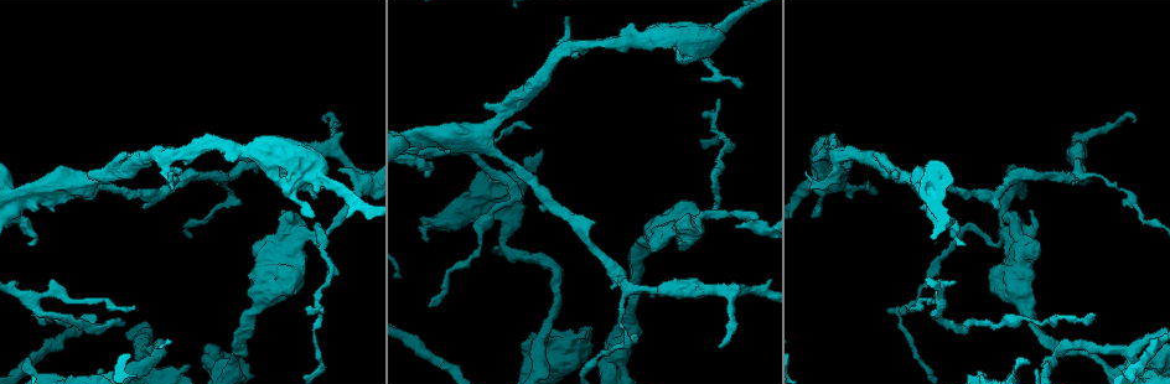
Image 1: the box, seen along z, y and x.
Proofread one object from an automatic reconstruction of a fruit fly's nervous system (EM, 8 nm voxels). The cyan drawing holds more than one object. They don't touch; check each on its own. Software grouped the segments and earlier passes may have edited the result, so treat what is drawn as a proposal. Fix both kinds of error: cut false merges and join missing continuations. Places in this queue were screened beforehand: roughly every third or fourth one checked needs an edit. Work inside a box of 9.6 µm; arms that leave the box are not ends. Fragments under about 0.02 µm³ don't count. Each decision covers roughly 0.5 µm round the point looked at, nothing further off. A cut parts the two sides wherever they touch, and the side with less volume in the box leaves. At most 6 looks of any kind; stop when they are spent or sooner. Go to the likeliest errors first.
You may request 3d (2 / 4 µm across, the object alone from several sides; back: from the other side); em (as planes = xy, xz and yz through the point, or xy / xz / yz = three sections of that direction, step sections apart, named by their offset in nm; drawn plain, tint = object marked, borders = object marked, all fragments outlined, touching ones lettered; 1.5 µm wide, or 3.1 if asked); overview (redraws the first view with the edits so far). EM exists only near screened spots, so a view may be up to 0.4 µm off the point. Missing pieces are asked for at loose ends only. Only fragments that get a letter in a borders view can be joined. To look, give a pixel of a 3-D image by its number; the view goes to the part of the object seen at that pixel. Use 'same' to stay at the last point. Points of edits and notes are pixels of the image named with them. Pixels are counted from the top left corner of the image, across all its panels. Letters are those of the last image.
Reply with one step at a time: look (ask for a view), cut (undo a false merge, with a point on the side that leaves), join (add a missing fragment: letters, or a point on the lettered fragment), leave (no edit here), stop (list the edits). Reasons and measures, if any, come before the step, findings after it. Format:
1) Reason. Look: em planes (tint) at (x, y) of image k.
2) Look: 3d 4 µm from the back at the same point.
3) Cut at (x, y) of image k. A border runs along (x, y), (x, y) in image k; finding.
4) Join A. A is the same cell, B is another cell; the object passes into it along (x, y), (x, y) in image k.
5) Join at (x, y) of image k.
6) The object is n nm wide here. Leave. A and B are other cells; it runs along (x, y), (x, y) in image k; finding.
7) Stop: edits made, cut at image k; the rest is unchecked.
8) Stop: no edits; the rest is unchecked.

Arms part here. Look: 3d 4 µm at (1127, 359) of image 1.

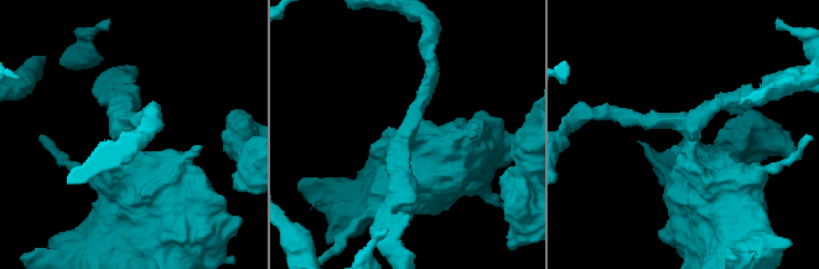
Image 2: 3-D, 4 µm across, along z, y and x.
3 arms meet here; the arms are 200, 280, 550 nm wide; need the tissue. Look: em planes (borders) at (689, 132) of image 2.

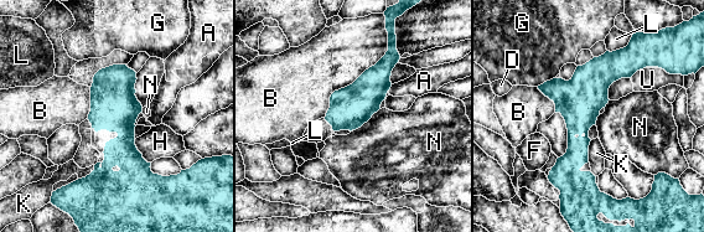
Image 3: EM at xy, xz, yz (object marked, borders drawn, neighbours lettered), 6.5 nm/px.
The object is 280 nm wide here. Leave. A, B, D, F, G, H, K, L, N and U are other cells; a border runs along (386, 20), (387, 51), (324, 117) in image 3; continuous, no second neuron.

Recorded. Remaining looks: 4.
Look: 3d 2 µm at (835, 152) of image 1.

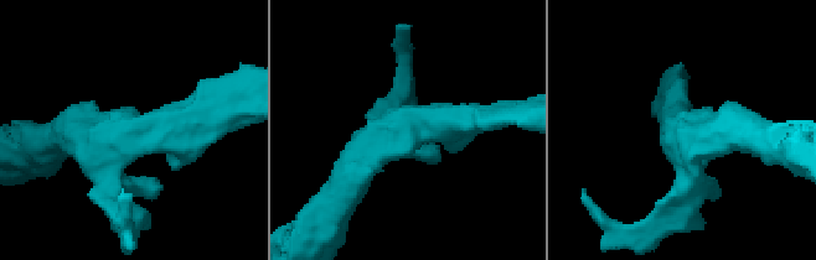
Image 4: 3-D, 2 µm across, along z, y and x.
3 arms meet here; the arms are 200, 200, 280 nm wide; need the tissue. Look: em planes (tint) at (400, 122) of image 4.

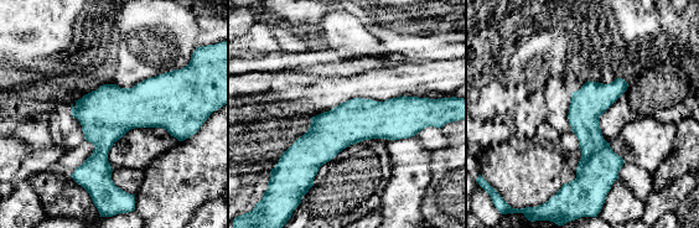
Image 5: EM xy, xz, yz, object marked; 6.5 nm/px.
Look: em planes (borders) at the same point.

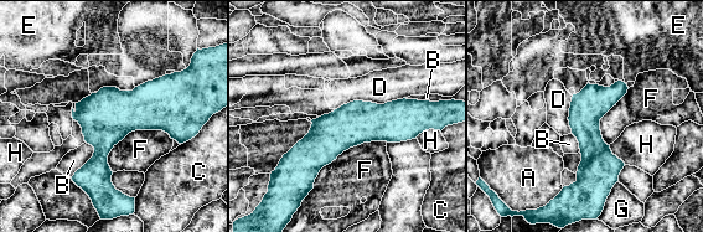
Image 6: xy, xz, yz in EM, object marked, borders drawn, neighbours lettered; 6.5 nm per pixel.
Leave. A, B, C, D, E, F, G and H are other cells; it runs along (419, 109), (287, 158) in image 6; continuous, no second neuron.

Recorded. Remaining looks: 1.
Thick turns thin. Look: em planes (borders) at (1031, 321) of image 1.

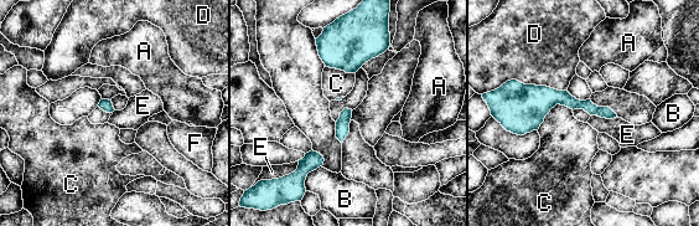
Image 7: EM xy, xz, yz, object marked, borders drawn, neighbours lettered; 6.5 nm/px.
Leave. A, B, C, D, E and F are other cells; a border runs along (591, 114), (606, 118), (617, 117) in image 7; one neuron here.

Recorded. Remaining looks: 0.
Stop: no edits; the rest is unchecked.

